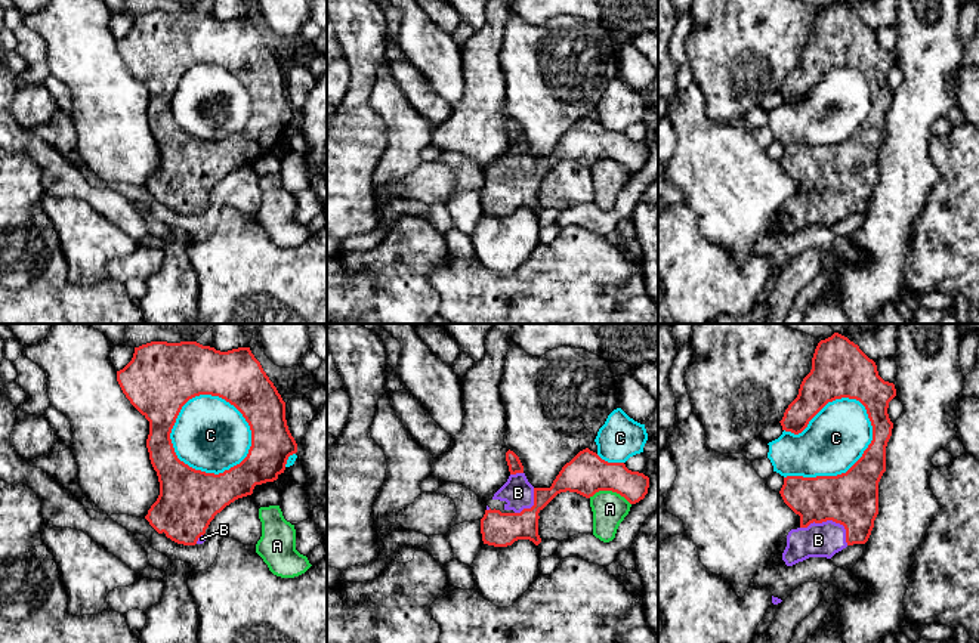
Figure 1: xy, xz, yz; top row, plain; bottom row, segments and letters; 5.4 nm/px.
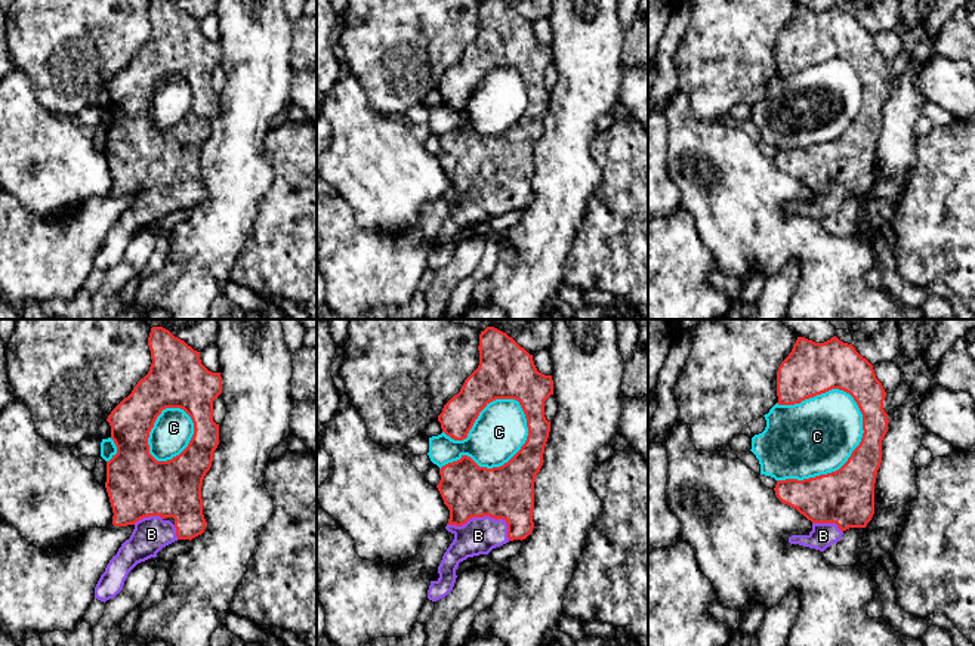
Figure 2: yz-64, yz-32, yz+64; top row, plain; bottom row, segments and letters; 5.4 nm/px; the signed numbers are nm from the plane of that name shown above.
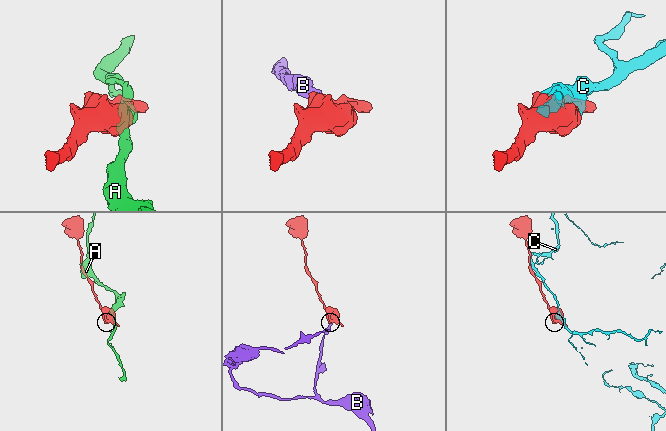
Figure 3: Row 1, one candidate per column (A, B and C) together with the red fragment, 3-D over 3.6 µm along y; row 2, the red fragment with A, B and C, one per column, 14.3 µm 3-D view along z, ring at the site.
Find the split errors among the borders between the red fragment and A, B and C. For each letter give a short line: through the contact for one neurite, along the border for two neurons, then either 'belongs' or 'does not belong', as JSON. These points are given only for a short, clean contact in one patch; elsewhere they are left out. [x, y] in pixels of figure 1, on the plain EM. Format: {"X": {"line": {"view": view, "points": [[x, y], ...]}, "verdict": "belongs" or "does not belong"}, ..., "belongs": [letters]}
{"A": {"verdict": "does not belong"}, "B": {"line": {"view": "yz", "points": [[851, 167], [831, 188], [818, 209]]}, "verdict": "belongs"}, "C": {"verdict": "does not belong"}, "belongs": ["B"]}

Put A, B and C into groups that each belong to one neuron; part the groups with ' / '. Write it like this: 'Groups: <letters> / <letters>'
Groups: A / B / C

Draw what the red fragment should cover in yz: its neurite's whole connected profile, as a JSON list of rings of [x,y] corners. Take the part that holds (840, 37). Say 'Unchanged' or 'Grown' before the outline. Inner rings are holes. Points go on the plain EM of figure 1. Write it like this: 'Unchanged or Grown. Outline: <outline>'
Grown. Outline: [[[834,1],[818,12],[812,38],[779,90],[782,99],[799,103],[828,71],[849,67],[865,75],[873,109],[846,142],[784,146],[779,163],[800,185],[800,195],[787,204],[787,235],[809,226],[831,228],[847,214],[868,210],[878,183],[878,151],[893,98],[887,77],[895,65],[895,53],[884,50],[875,31],[847,6]]]

